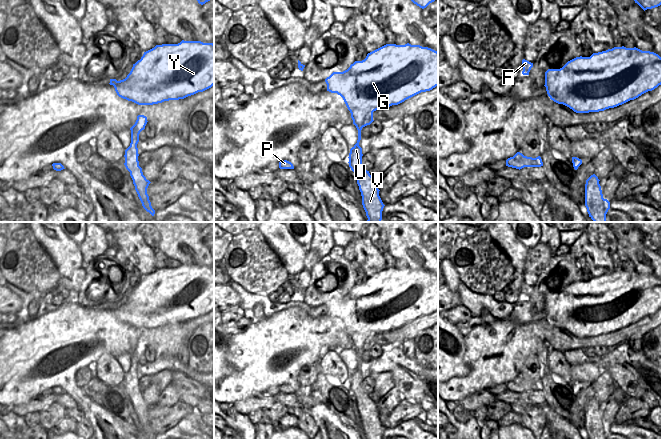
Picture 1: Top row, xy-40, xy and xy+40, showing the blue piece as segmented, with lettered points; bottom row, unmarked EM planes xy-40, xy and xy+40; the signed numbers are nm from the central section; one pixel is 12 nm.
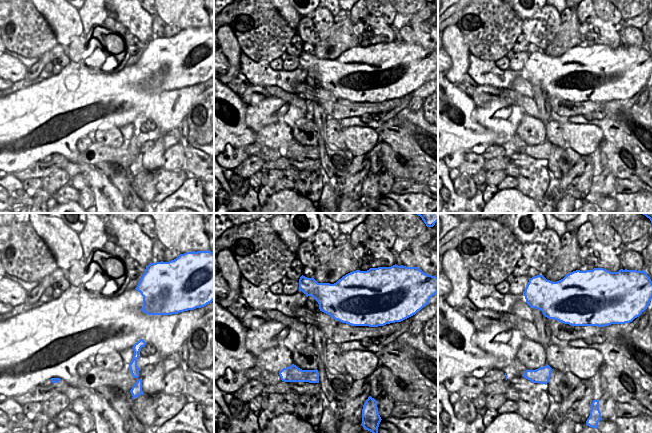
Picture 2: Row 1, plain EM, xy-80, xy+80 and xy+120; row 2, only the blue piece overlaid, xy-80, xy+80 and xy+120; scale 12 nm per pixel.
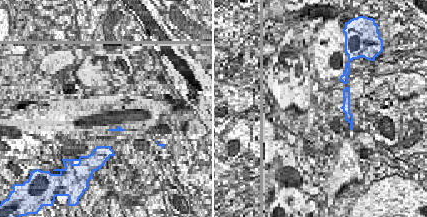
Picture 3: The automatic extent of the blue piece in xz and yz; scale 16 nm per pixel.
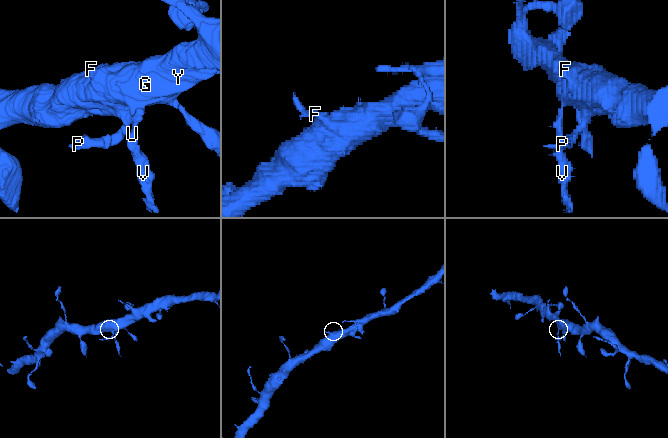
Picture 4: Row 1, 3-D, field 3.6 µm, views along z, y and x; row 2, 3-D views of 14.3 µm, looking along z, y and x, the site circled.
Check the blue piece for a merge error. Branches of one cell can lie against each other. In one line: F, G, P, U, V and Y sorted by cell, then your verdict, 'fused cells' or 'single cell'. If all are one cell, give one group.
groups F G P U V Y; single cell

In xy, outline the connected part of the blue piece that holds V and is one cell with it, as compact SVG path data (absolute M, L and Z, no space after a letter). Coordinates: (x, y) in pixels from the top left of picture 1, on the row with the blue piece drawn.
M386 44L367 54L362 61L355 61L343 72L333 72L325 79L327 91L340 95L351 113L358 130L357 143L350 149L349 167L355 174L362 196L367 222L381 222L384 204L379 196L377 180L362 166L362 148L359 146L361 130L370 125L373 112L398 105L405 100L438 86L438 52L420 45Z

